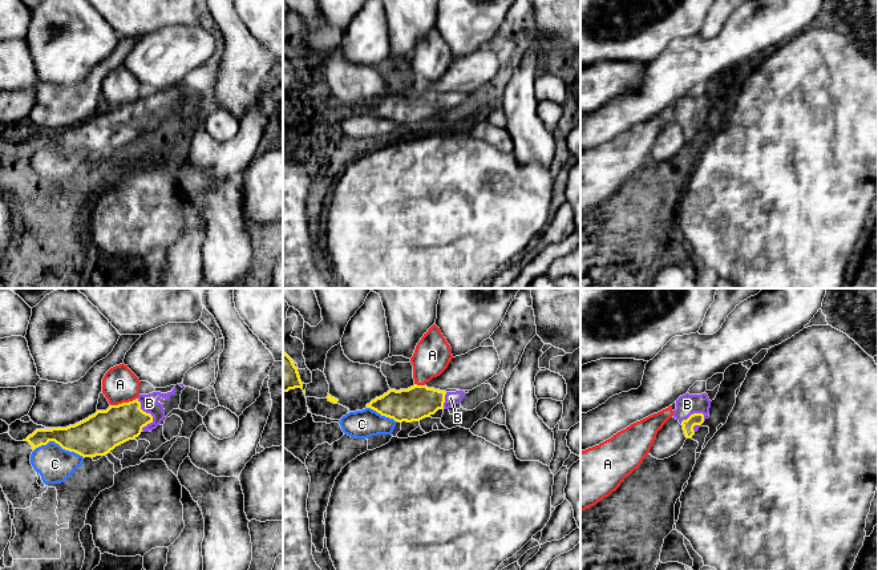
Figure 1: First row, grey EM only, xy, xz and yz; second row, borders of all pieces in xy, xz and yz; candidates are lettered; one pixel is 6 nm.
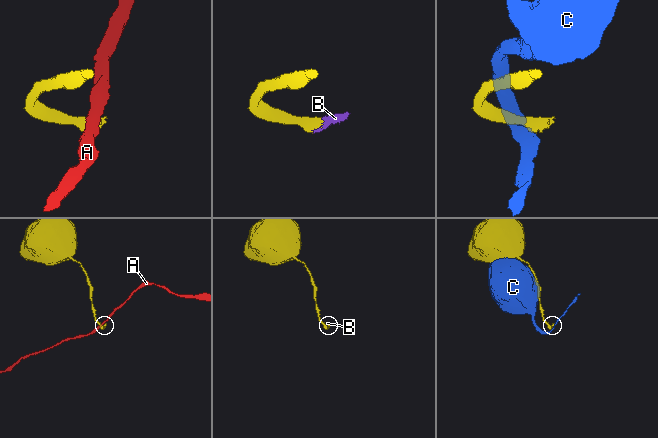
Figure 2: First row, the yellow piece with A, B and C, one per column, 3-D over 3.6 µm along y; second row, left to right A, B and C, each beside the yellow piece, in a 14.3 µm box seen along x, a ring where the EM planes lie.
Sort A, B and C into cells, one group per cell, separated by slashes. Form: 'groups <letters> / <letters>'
groups A / B / C

